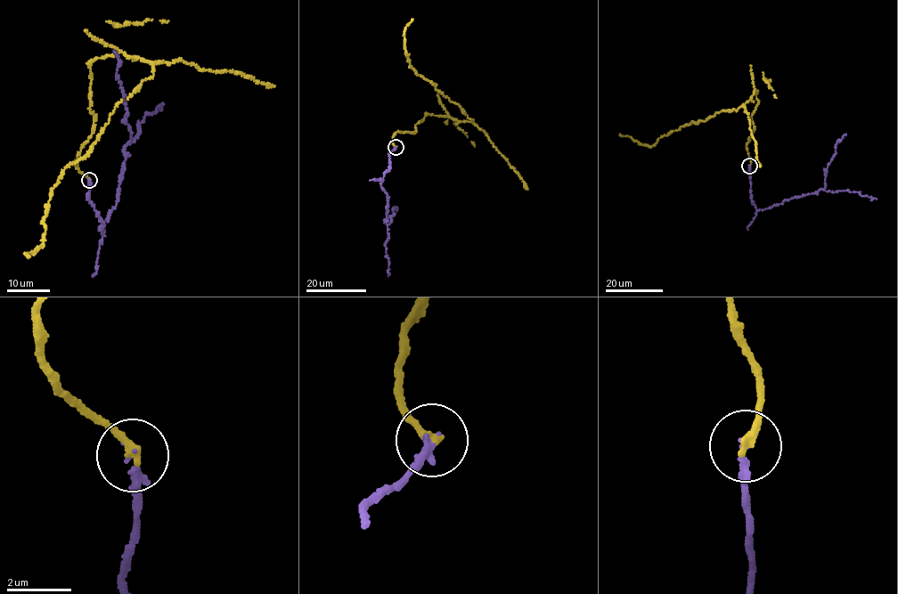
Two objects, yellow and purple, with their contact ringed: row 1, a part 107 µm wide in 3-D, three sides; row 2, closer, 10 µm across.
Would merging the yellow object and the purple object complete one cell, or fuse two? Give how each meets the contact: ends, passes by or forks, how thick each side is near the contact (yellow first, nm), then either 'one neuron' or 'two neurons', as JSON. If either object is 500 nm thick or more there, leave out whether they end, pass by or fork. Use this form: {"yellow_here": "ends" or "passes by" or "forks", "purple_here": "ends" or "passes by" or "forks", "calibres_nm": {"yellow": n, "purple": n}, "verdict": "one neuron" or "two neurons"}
{"yellow_here": "ends", "purple_here": "ends", "calibres_nm": {"yellow": 280, "purple": 200}, "verdict": "one neuron"}

